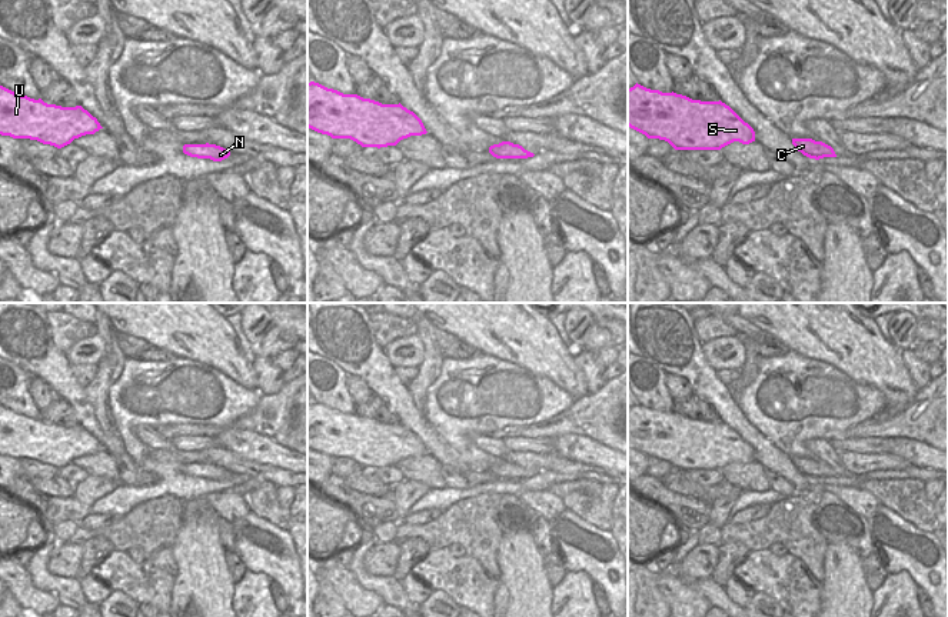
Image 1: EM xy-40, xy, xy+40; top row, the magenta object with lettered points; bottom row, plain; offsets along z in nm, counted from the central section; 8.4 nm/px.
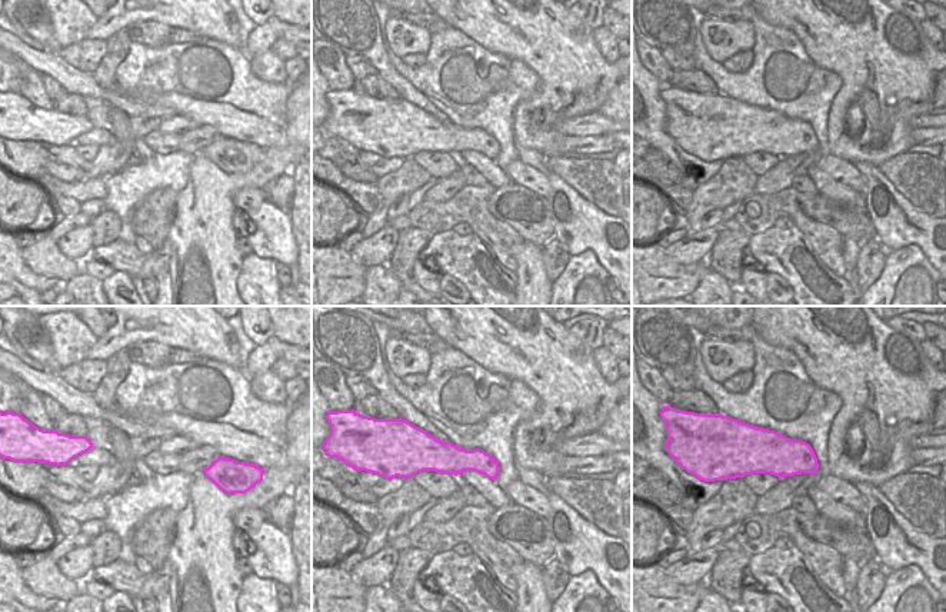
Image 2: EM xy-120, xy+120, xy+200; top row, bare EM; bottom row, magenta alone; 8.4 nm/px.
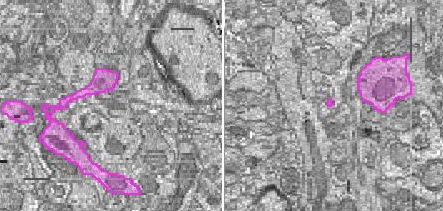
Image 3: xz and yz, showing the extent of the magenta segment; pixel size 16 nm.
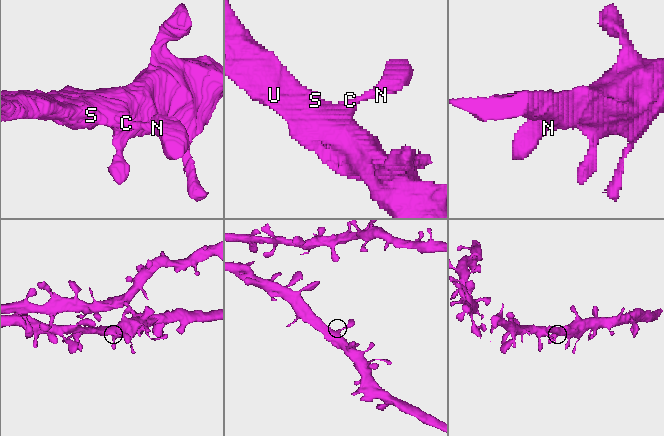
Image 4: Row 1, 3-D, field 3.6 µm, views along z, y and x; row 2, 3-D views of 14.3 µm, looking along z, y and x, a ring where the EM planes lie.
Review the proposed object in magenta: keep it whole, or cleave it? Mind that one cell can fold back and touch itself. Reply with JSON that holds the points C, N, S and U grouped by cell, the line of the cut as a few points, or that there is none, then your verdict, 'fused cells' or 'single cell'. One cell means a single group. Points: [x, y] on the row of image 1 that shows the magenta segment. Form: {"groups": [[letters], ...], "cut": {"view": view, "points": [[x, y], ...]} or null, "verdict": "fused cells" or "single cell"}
{"groups": [["C", "N", "S", "U"]], "cut": null, "verdict": "single cell"}

